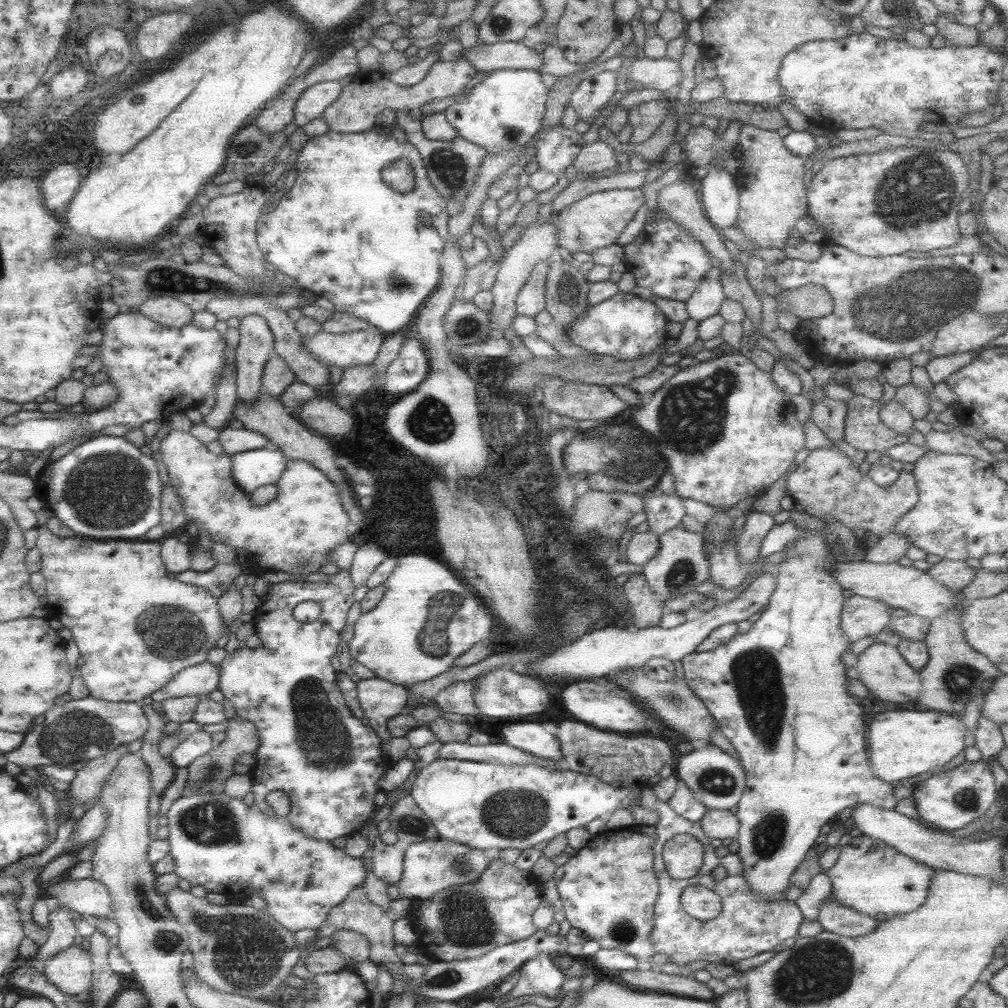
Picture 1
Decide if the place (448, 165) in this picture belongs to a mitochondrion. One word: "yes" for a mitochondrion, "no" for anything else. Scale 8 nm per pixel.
yes

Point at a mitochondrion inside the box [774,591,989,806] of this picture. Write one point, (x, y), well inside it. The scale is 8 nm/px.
(960, 678)

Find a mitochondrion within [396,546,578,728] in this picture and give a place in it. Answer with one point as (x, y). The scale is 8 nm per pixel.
(434, 635)

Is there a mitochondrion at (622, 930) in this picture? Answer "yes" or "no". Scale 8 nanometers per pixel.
yes

